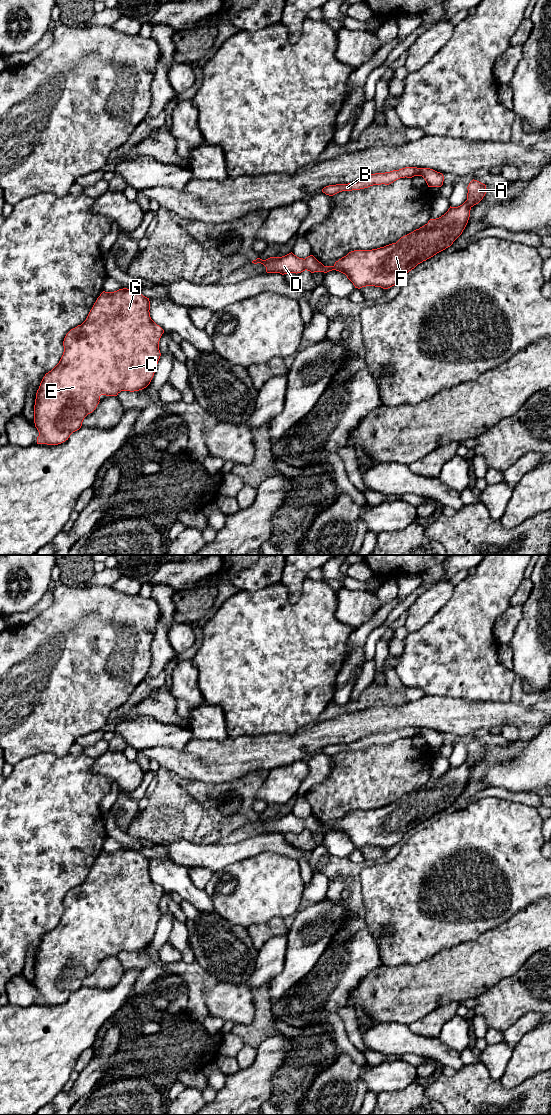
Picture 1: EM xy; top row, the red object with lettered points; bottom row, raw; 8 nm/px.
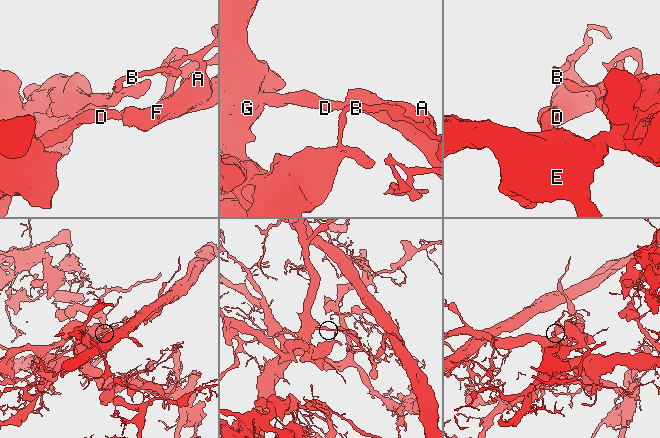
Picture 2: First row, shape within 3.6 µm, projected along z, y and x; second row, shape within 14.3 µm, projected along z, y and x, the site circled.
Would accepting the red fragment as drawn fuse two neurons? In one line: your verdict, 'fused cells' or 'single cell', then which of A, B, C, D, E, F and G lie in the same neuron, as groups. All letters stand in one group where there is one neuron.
fused cells | A C D E F G / B

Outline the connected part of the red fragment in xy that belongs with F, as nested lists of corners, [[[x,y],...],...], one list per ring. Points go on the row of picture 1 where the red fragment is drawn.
[[[474,179],[469,183],[467,189],[467,200],[462,205],[458,207],[450,206],[444,215],[436,219],[430,219],[427,224],[401,237],[396,243],[372,250],[351,251],[336,261],[333,266],[324,266],[313,255],[303,259],[297,257],[292,252],[282,257],[270,257],[266,260],[257,258],[252,263],[263,264],[266,267],[267,273],[280,273],[282,275],[287,273],[297,274],[305,270],[311,273],[327,273],[336,270],[345,274],[355,288],[360,289],[366,286],[375,286],[388,289],[399,283],[402,277],[418,264],[450,247],[462,234],[468,223],[471,208],[478,204],[486,194],[486,185]]]

